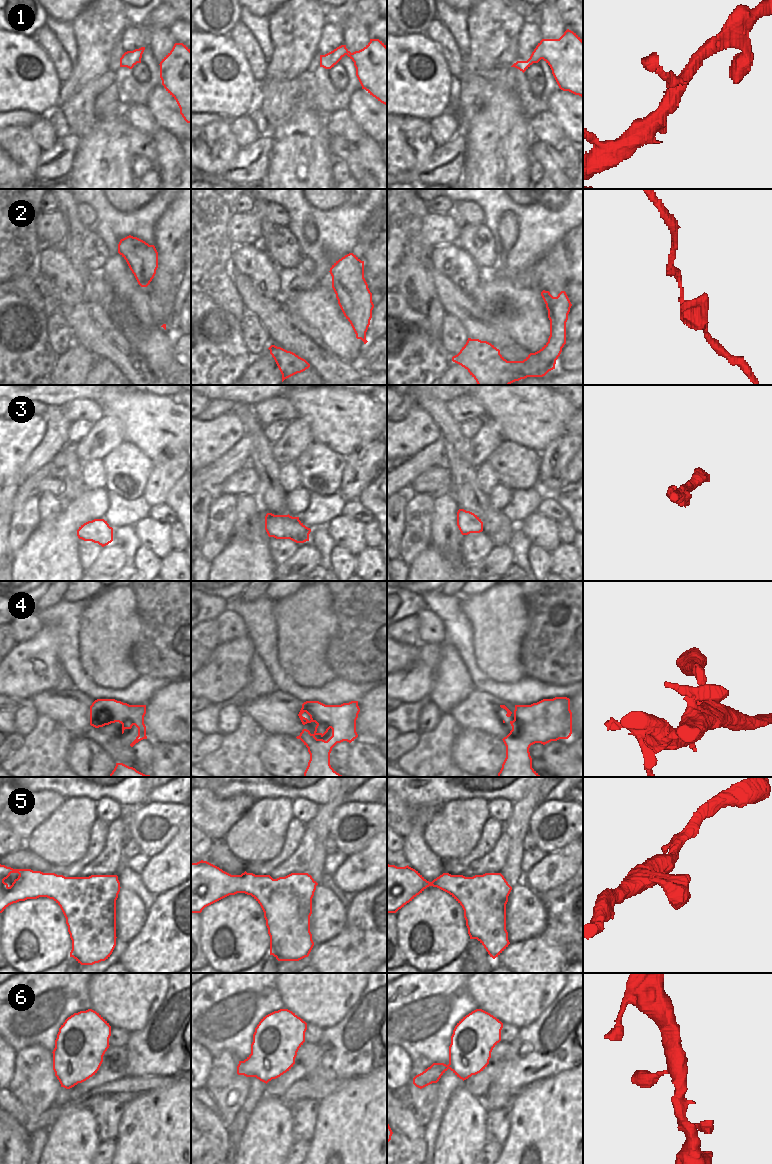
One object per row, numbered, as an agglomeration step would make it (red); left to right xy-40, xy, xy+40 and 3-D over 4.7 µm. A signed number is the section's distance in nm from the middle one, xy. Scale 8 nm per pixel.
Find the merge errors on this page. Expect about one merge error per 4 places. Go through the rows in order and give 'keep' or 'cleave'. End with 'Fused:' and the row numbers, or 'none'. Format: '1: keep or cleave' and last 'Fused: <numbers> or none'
1: keep
2: keep
3: keep
4: keep
5: keep
6: keep
Fused: none

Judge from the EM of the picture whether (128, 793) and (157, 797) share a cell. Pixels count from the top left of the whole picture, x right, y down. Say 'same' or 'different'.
different

